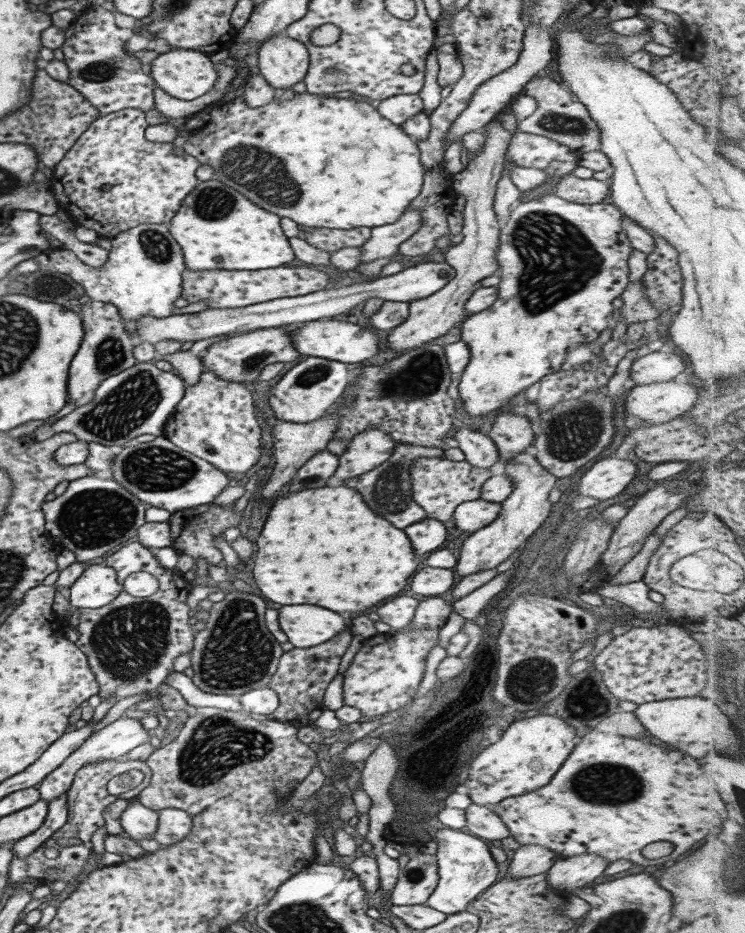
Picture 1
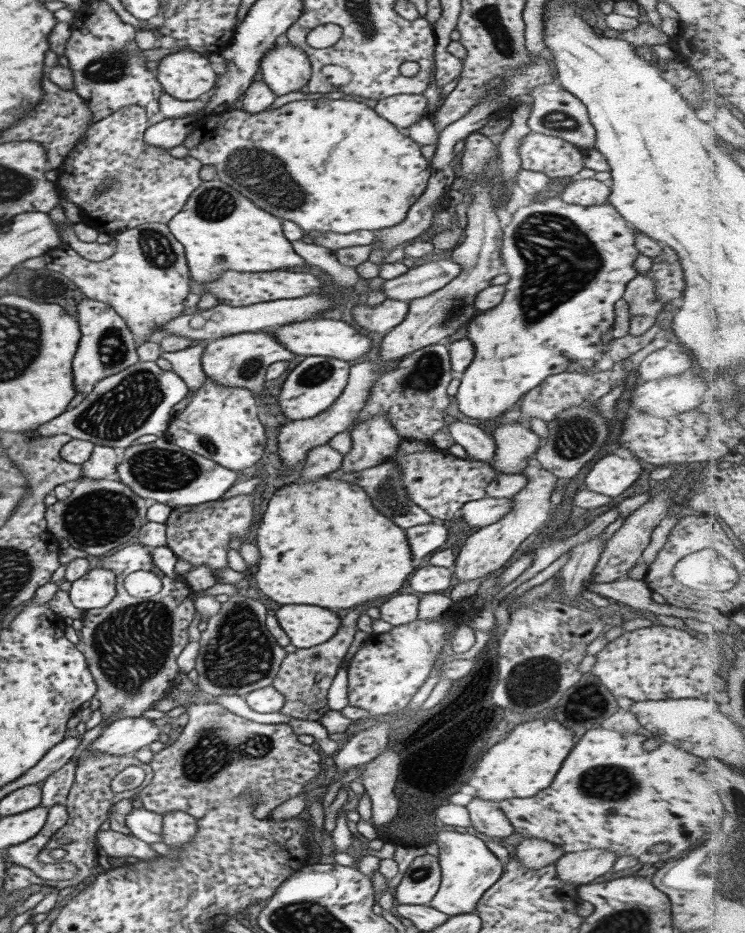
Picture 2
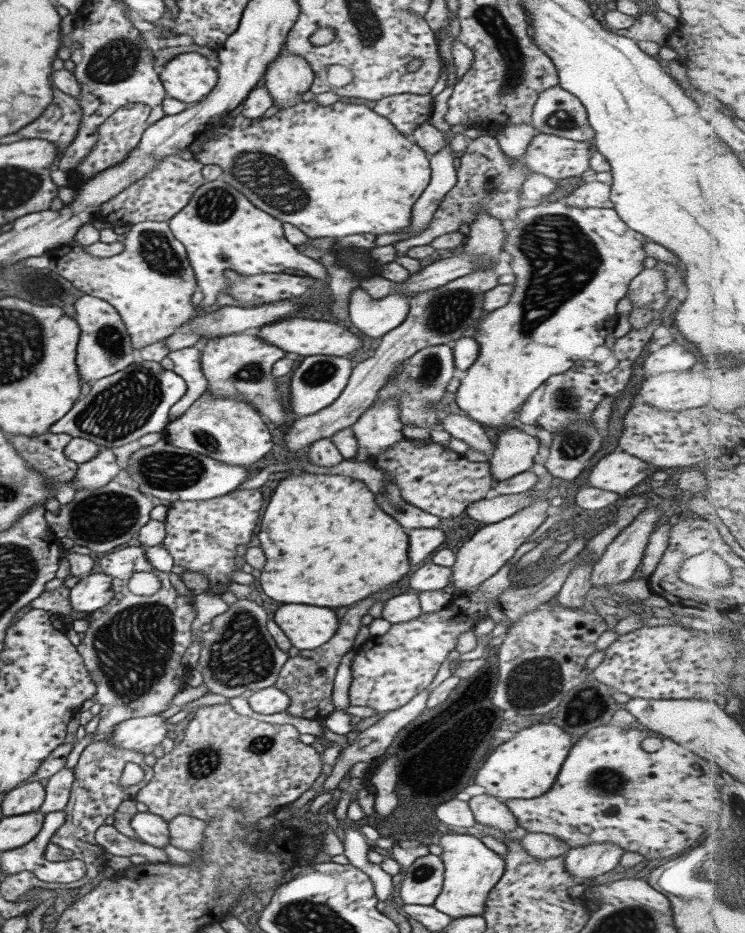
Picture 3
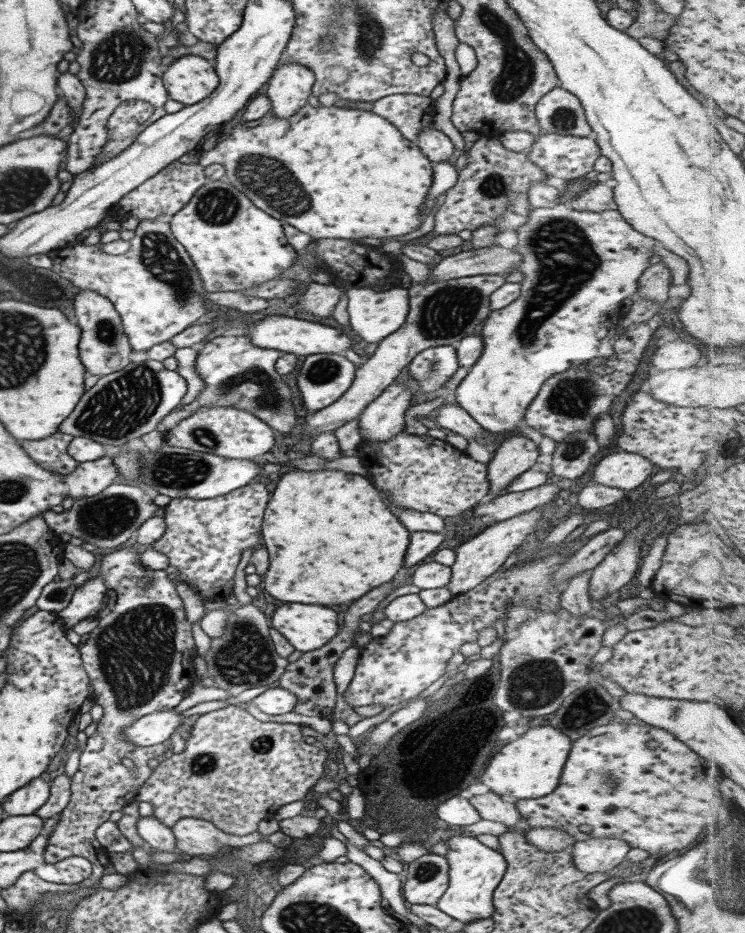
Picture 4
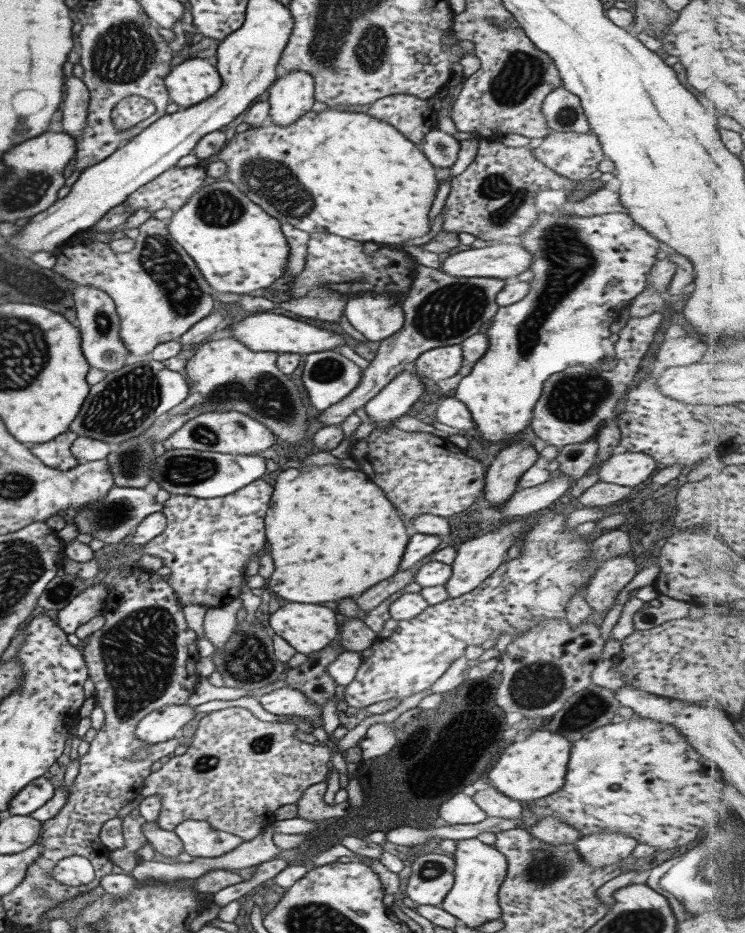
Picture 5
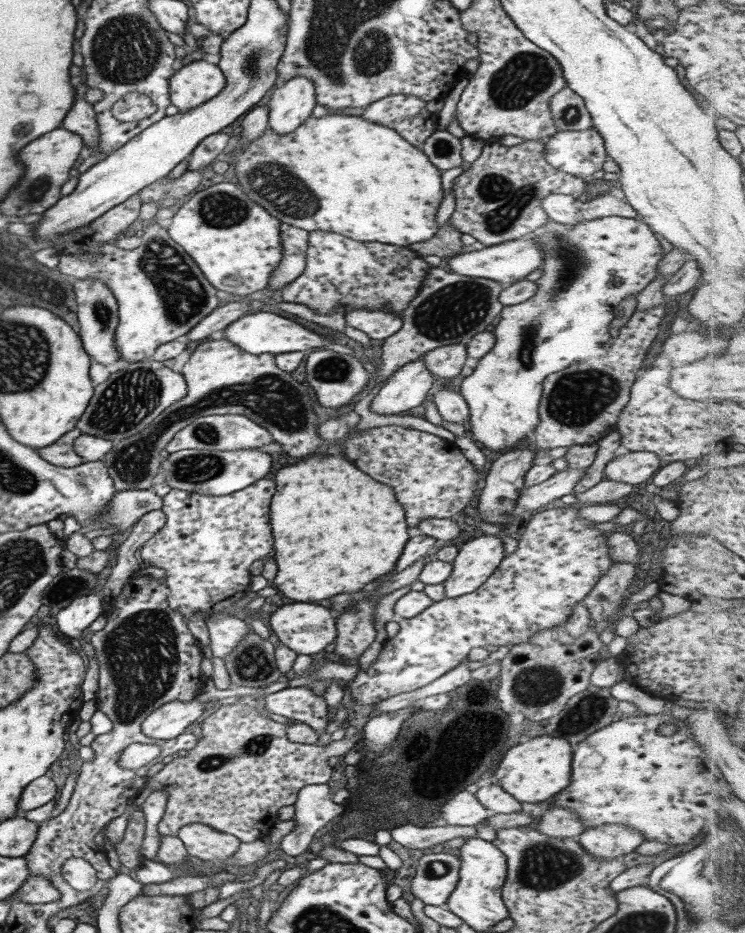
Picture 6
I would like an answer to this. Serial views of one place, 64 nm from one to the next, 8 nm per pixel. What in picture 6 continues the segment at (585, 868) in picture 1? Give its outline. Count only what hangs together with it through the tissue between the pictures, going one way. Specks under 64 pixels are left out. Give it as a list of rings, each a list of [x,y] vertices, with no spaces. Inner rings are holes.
[[[615,823],[587,827],[575,839],[587,853],[607,860],[621,858],[645,841],[643,833],[637,829]]]

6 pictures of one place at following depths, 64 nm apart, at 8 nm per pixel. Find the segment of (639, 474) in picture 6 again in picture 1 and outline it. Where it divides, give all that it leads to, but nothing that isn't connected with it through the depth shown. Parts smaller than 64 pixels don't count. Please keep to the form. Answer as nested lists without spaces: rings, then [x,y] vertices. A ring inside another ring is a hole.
[[[613,455],[599,458],[580,477],[573,494],[587,495],[599,500],[607,500],[620,495],[625,486],[633,480],[637,468],[628,459],[615,458]]]

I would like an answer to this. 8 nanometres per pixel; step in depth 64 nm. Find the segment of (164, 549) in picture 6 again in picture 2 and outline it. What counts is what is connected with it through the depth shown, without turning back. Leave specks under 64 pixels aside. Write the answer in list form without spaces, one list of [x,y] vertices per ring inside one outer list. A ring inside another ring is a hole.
[[[239,494],[227,499],[217,499],[202,502],[198,505],[175,506],[170,509],[165,524],[165,545],[173,552],[176,559],[189,562],[191,568],[207,566],[211,574],[219,572],[221,568],[227,568],[225,559],[227,542],[231,538],[241,540],[248,534],[249,526],[253,522],[253,496]]]

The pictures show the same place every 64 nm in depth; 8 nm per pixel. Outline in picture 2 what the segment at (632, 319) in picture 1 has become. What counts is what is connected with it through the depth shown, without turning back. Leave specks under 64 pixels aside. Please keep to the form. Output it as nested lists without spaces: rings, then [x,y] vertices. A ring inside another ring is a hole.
[[[642,271],[642,273],[639,273],[627,282],[622,298],[628,304],[630,317],[647,315],[654,318],[665,307],[665,304],[655,297],[655,281],[649,279],[645,271]]]

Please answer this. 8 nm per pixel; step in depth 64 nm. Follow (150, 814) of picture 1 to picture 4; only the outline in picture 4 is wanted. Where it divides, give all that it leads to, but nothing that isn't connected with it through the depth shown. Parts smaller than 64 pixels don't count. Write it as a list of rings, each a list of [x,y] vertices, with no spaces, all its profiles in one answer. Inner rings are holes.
[[[139,816],[139,820],[135,822],[135,829],[137,829],[139,837],[144,840],[145,848],[163,852],[177,852],[175,837],[173,837],[171,829],[159,822],[157,818]]]

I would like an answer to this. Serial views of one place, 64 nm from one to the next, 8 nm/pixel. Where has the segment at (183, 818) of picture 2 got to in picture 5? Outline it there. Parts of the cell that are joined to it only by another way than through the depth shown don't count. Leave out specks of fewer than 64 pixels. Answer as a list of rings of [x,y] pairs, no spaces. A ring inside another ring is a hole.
[[[185,820],[177,824],[173,832],[179,837],[183,851],[206,861],[231,852],[243,841],[234,834],[215,830],[211,824],[201,820]]]

